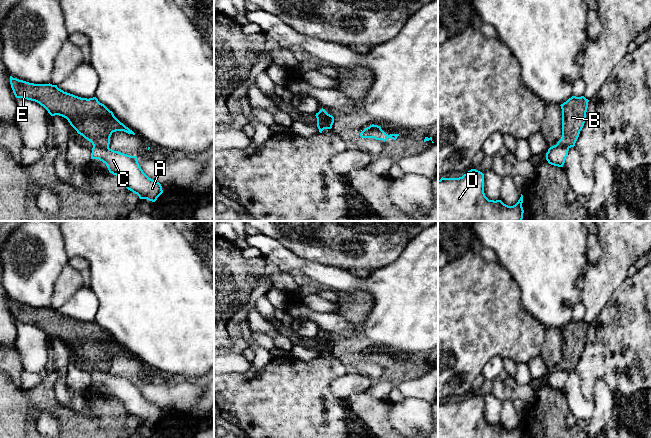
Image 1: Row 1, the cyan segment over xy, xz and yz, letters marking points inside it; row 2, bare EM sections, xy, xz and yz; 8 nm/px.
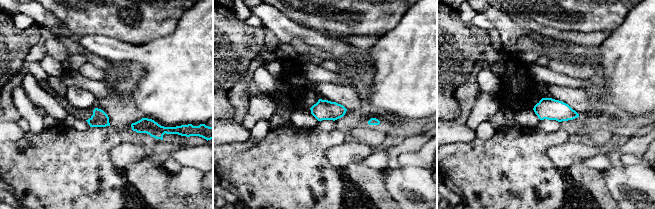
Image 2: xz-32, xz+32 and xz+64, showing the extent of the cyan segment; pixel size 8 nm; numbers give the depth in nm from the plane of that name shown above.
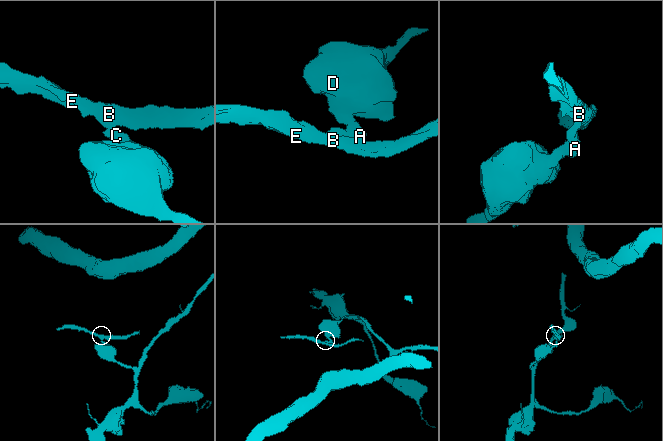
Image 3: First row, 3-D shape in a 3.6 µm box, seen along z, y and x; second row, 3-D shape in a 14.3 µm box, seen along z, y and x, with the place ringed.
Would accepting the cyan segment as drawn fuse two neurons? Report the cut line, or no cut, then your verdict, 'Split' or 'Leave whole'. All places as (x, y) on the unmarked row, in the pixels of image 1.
Split along xy (93, 370), (108, 371). Split

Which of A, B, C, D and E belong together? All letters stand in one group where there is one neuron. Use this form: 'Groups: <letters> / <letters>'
Groups: A C D / B E

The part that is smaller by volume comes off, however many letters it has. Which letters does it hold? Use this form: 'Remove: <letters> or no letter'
Remove: B, E

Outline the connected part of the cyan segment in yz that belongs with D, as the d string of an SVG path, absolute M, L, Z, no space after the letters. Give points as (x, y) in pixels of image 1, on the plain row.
M471 393L459 402L438 404L438 438L523 438L523 419L513 430L489 424L484 417L484 398Z

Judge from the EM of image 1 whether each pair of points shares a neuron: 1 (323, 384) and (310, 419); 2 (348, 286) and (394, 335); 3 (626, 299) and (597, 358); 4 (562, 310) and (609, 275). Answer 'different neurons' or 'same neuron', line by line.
1: same neuron
2: same neuron
3: same neuron
4: different neurons

